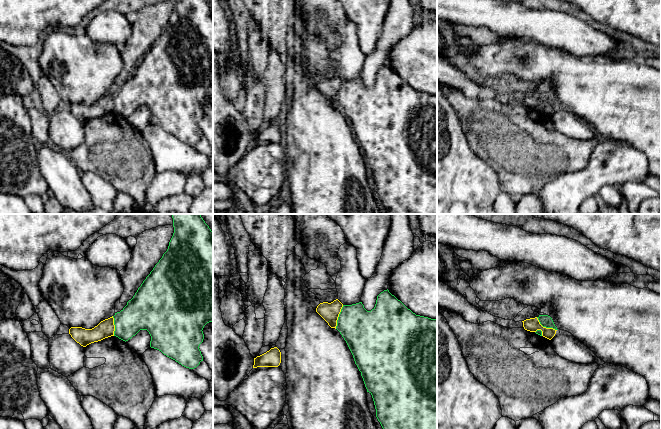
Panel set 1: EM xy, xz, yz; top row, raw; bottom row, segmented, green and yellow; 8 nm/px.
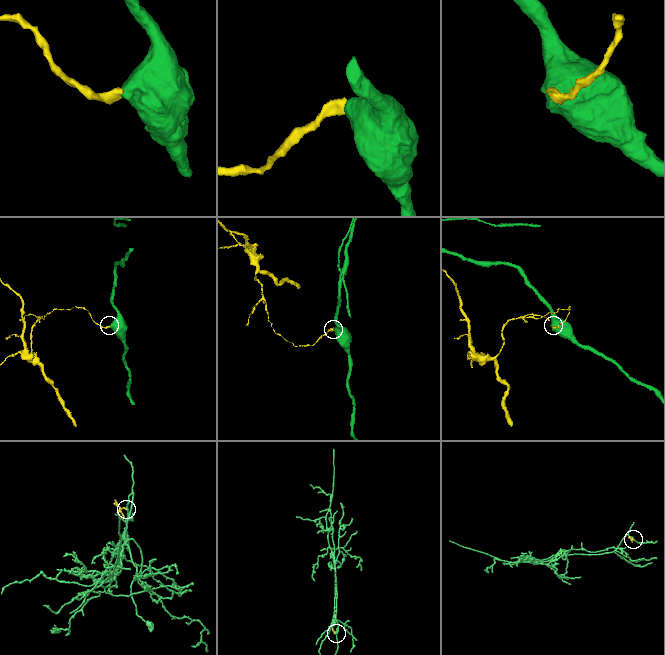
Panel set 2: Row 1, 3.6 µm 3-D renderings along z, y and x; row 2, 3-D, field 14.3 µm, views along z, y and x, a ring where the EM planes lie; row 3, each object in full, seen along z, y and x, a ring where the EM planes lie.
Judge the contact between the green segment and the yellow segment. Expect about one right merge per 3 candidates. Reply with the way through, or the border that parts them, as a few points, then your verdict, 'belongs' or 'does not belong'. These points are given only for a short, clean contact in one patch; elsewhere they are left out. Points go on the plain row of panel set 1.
border along xz (343, 81), (335, 104); does not belong

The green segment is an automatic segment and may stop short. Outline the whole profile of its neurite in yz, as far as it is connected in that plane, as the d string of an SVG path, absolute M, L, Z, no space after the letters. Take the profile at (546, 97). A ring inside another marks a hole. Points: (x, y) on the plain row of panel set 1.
M539 91L537 94L538 94L540 100L543 103L553 104L555 106L558 106L550 92L548 92L548 91Z

